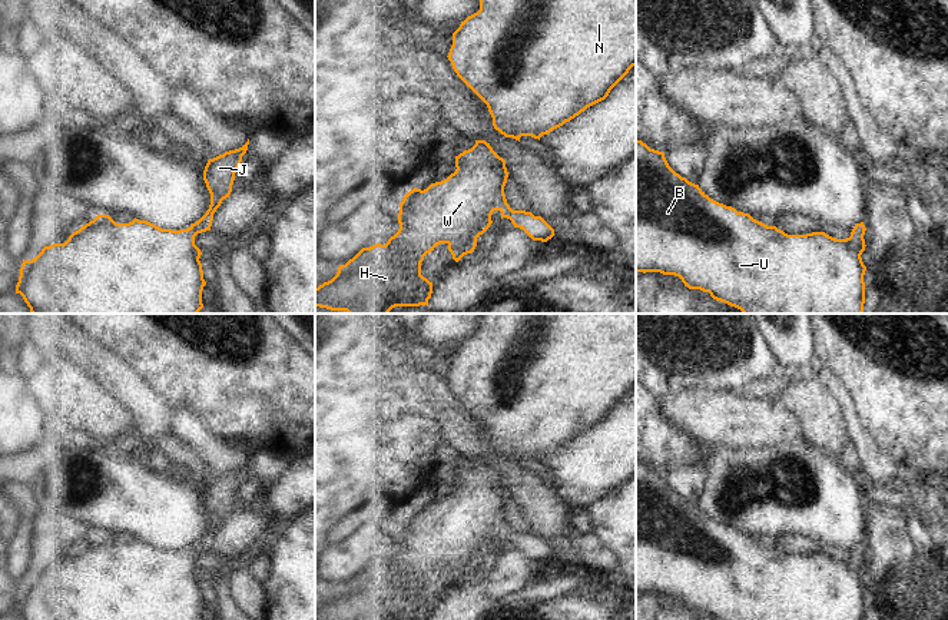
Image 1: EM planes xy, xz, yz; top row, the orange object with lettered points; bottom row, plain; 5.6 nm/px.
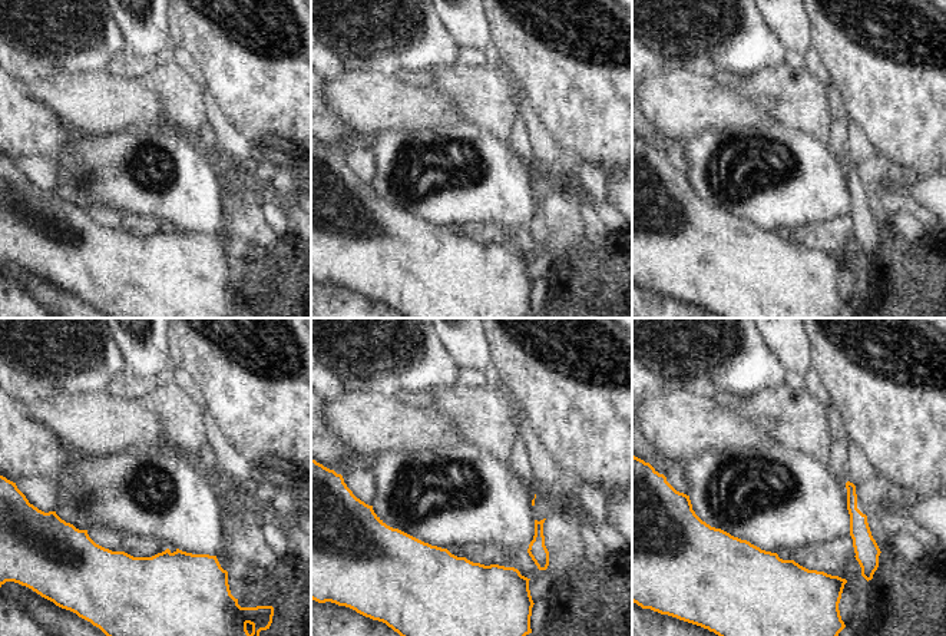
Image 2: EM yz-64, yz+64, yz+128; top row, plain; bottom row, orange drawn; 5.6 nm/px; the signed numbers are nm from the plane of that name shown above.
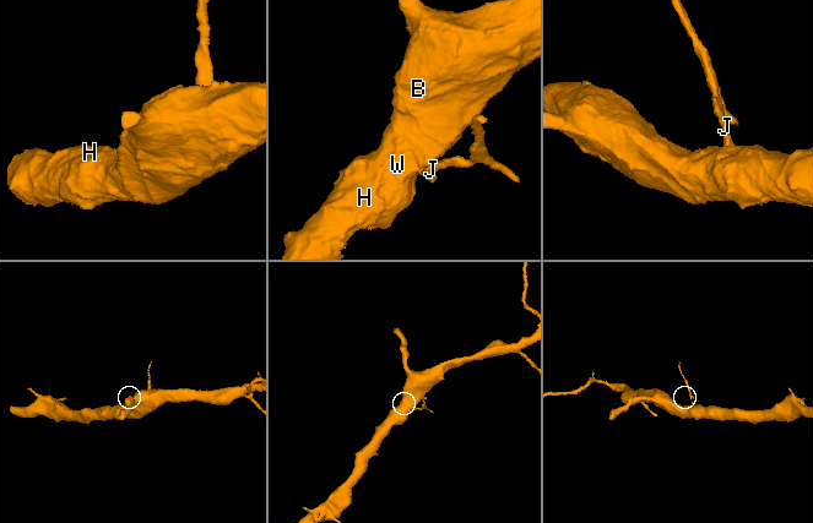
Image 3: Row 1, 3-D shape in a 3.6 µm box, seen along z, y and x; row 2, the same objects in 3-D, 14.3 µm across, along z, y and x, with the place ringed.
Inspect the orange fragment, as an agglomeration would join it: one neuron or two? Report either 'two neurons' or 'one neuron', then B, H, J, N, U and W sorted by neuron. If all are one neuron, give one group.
one neuron; groups B H J N U W

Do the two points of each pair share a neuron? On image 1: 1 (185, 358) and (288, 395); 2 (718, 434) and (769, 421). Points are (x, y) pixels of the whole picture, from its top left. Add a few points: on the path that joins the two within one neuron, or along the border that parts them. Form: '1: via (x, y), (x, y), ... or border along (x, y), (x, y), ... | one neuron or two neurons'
1: via (211, 362), (239, 368), (249, 378), (262, 384) | one neuron
2: via (731, 423), (756, 423) | one neuron

